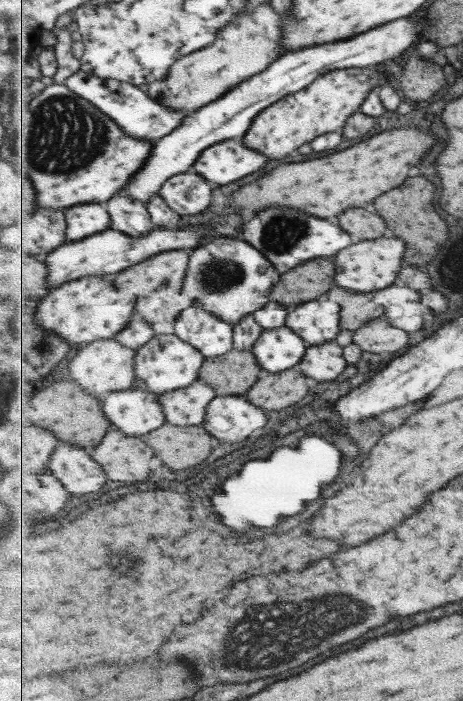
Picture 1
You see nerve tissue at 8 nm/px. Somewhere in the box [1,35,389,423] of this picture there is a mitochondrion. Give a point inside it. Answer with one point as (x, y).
(65, 135)

